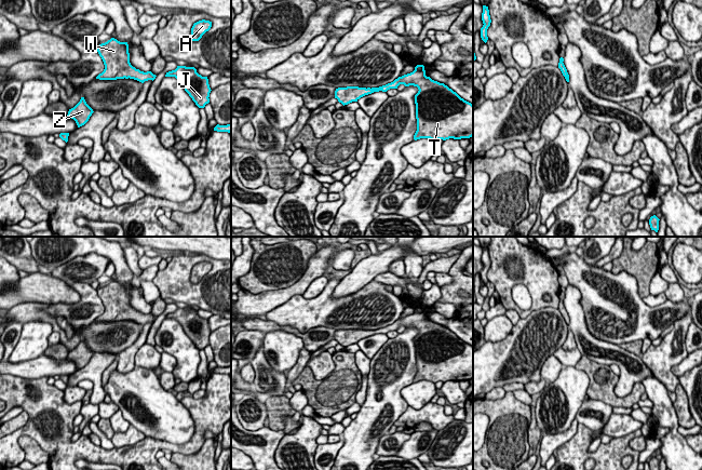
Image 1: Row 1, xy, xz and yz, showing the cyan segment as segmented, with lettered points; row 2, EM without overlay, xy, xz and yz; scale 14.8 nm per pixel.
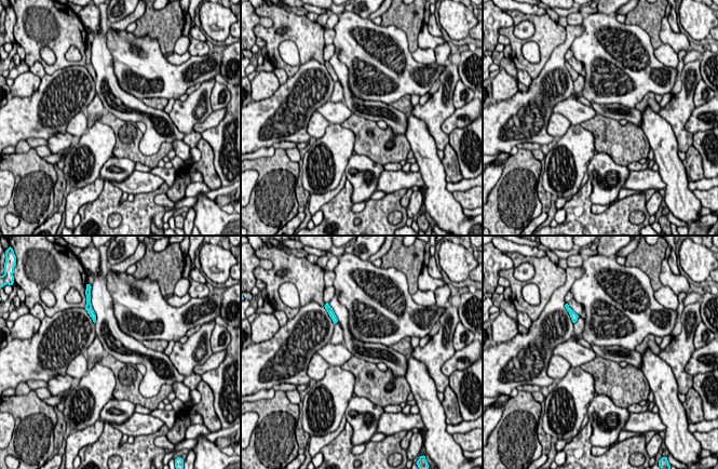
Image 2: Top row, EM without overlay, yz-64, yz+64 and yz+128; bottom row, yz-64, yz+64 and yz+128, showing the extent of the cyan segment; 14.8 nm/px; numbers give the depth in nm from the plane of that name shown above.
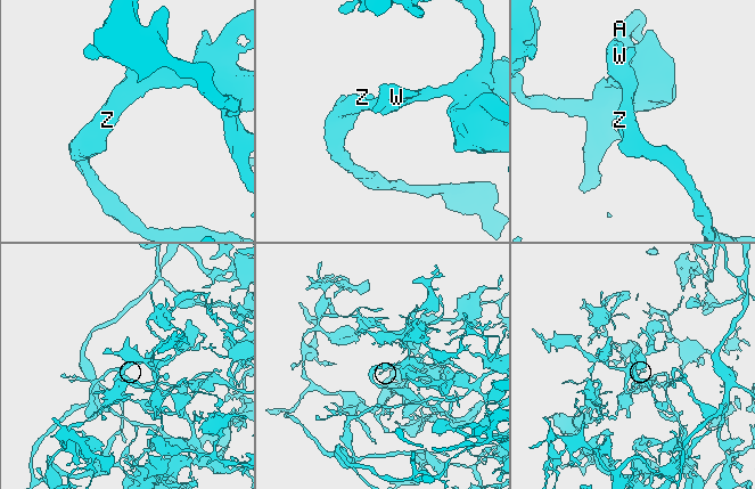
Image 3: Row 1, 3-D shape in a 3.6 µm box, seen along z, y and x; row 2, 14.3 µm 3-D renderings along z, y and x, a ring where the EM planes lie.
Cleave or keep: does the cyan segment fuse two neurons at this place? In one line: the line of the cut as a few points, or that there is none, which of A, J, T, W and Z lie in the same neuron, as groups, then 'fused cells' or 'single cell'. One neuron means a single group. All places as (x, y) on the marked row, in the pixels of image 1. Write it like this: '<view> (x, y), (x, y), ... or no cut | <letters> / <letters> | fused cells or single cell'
no cut | A J T W Z | single cell

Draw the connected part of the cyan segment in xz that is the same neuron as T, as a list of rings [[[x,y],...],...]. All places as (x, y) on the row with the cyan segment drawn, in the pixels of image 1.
[[[417,65],[410,73],[379,88],[347,86],[335,91],[335,98],[343,106],[357,102],[374,92],[387,92],[400,84],[418,88],[415,95],[417,131],[414,139],[461,139],[473,136],[473,105],[461,98],[444,83],[426,76],[423,65]]]

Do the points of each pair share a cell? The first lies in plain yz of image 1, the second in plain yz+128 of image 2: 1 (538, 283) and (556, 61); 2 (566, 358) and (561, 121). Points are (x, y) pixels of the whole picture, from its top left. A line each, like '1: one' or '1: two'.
1: two
2: two

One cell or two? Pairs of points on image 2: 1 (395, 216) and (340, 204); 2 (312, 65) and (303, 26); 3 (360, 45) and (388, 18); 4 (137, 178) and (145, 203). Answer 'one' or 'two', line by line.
1: two
2: two
3: two
4: two

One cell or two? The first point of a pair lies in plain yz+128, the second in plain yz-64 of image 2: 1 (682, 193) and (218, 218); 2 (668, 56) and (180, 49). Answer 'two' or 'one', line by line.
1: one
2: two

